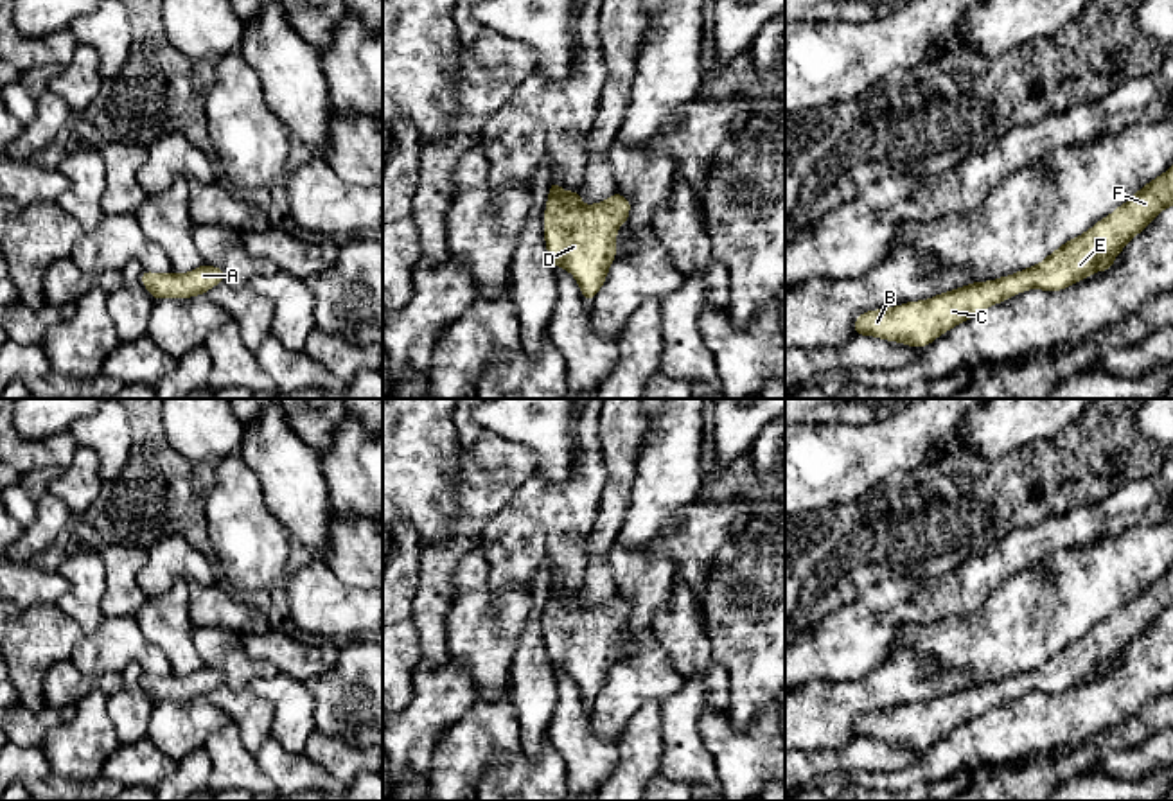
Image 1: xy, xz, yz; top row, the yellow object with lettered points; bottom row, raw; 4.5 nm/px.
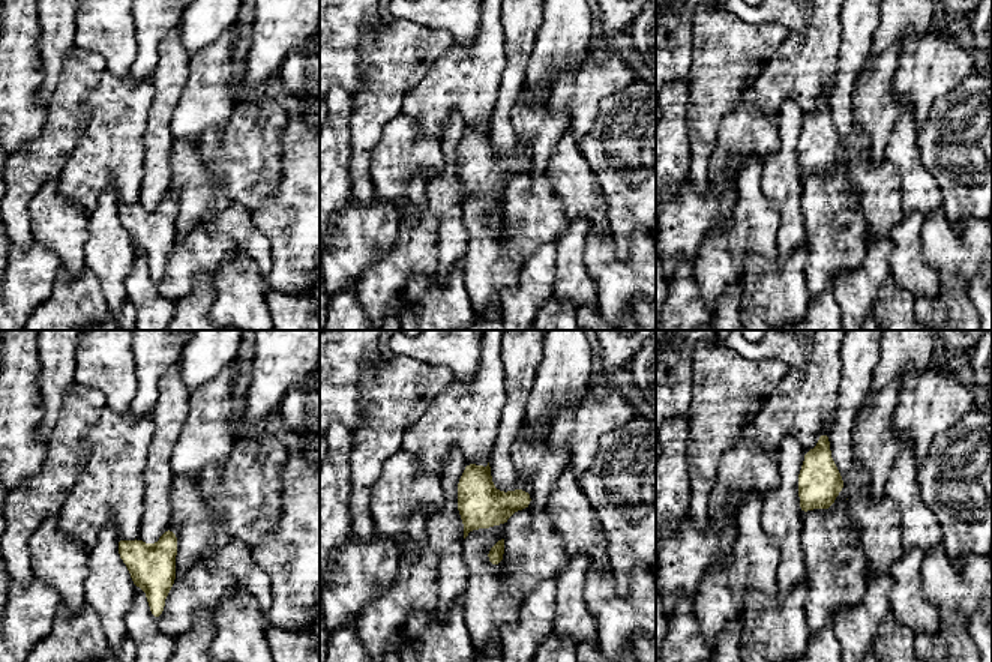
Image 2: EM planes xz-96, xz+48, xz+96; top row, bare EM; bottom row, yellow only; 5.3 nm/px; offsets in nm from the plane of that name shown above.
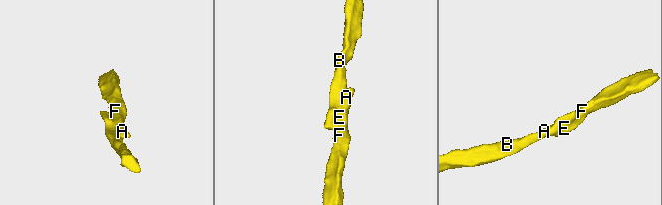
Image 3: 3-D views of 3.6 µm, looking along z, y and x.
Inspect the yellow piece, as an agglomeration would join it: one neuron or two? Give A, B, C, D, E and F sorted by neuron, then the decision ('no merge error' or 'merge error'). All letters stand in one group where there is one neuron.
A B C D E F | no merge error

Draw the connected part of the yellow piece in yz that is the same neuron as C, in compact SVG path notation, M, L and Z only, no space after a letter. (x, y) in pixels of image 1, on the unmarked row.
M1173 568L1040 666L1002 681L972 684L929 702L862 715L853 733L859 738L900 744L907 749L927 749L952 729L1013 697L1027 691L1062 693L1094 673L1108 673L1126 645L1171 607Z

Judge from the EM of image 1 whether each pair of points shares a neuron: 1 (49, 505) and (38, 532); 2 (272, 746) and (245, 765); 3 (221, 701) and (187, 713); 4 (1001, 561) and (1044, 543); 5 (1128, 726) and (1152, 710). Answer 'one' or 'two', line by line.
1: one
2: two
3: two
4: one
5: one

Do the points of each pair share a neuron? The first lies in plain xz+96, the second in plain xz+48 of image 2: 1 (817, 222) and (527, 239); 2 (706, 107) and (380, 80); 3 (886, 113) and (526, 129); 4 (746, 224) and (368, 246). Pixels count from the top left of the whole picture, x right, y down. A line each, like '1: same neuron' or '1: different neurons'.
1: different neurons
2: same neuron
3: same neuron
4: different neurons

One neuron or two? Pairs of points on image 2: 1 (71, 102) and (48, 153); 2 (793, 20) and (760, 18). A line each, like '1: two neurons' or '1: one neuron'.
1: one neuron
2: one neuron

